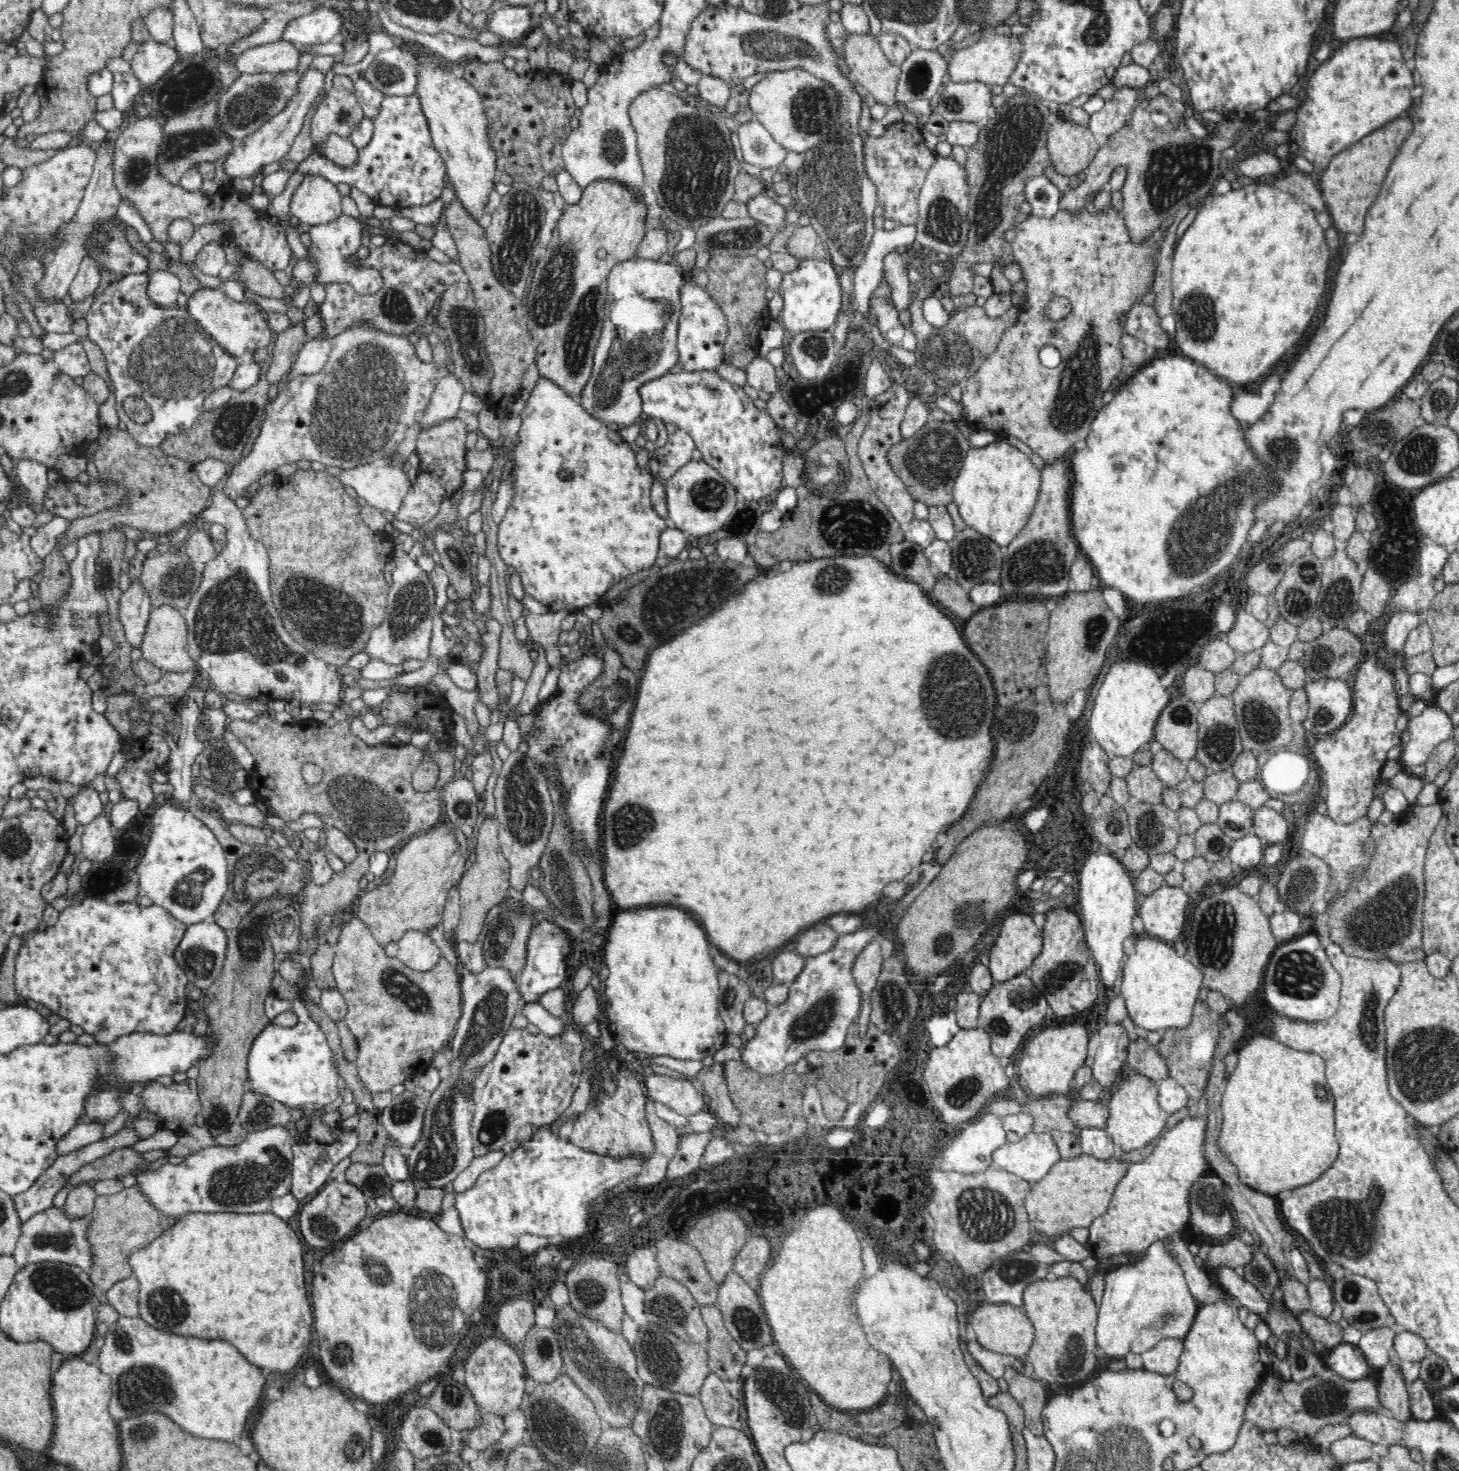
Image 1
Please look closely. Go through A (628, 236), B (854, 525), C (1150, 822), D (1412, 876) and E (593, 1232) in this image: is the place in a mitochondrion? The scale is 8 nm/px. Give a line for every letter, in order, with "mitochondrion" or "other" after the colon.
A: other
B: mitochondrion
C: other
D: mitochondrion
E: other

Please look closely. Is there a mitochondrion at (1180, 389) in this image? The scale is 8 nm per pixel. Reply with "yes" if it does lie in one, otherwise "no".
no

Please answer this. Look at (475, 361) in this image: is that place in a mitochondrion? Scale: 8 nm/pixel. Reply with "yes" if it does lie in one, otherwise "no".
yes

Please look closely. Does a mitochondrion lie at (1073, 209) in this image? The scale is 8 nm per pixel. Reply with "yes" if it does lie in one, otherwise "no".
no

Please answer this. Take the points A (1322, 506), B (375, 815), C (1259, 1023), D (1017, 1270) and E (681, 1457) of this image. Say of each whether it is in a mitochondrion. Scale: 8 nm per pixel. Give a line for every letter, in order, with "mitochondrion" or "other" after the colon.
A: other
B: mitochondrion
C: mitochondrion
D: mitochondrion
E: mitochondrion

